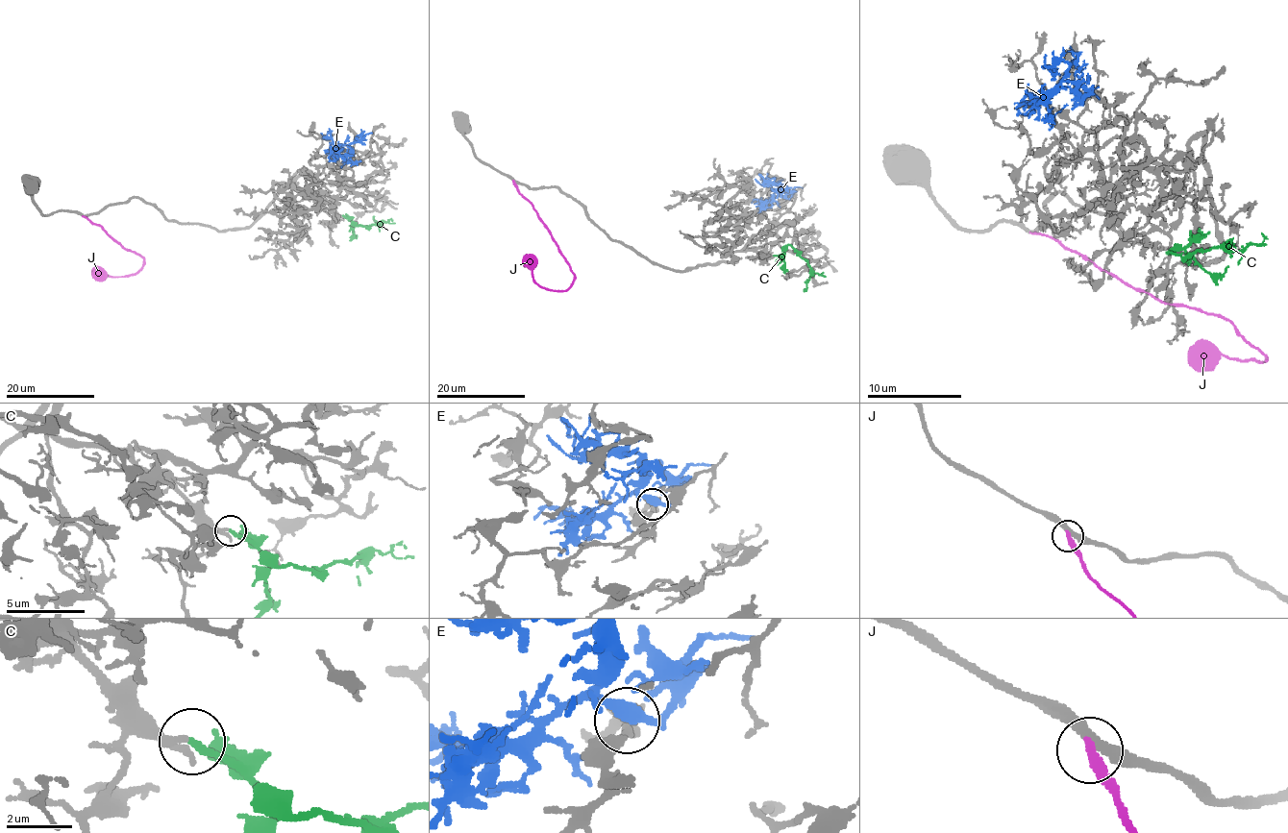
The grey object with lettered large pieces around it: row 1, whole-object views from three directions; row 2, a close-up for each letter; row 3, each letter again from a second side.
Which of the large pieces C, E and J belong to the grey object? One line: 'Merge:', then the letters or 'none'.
Merge: C

